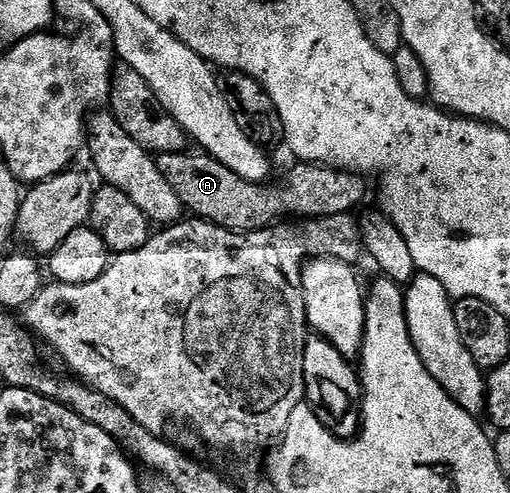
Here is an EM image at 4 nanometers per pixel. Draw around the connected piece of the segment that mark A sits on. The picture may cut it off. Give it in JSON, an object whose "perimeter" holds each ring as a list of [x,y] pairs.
{"perimeter":[[[187,151],[184,153],[163,153],[157,158],[158,170],[176,195],[180,195],[183,210],[190,209],[195,218],[203,221],[211,221],[225,229],[231,229],[233,233],[254,233],[257,229],[269,229],[281,217],[302,217],[301,219],[317,219],[319,217],[331,217],[341,213],[354,213],[357,205],[366,197],[365,176],[349,173],[343,169],[331,169],[328,165],[311,165],[309,163],[295,164],[295,169],[283,179],[282,185],[275,183],[259,183],[240,179],[236,171],[228,171],[224,163],[206,156],[198,151]]]}

